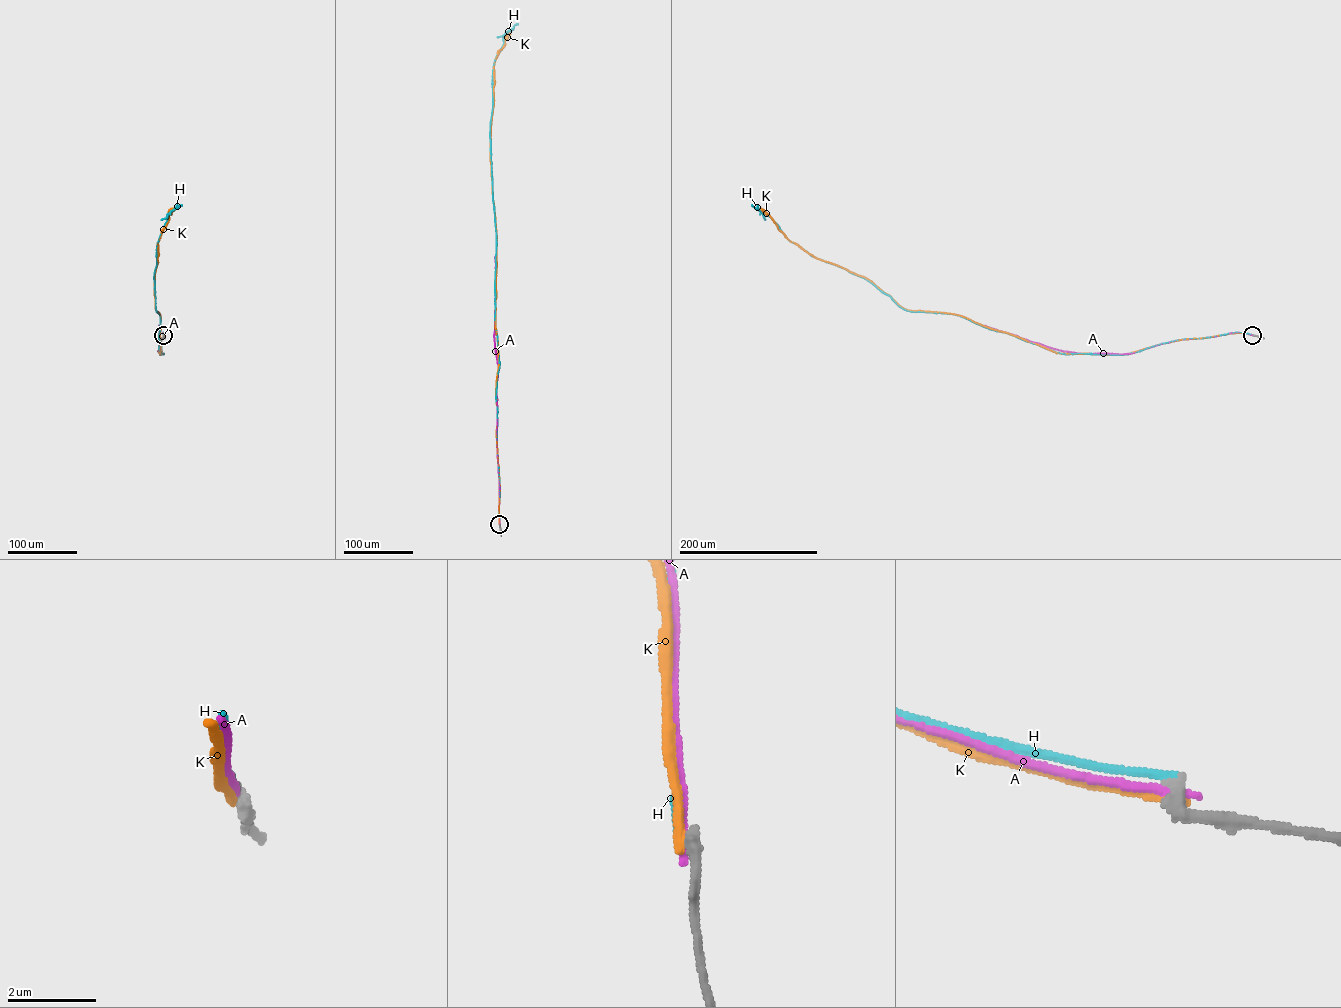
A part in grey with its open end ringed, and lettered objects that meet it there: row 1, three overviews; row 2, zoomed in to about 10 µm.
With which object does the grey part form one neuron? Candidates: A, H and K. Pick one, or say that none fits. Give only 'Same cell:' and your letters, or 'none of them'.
Same cell: none of them

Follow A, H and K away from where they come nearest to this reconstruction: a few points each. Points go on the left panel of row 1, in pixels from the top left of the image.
A: (163, 335), (160, 354), (159, 325)
H: (163, 334), (160, 354), (163, 354), (159, 348), (160, 318), (153, 277), (156, 246), (167, 214), (182, 204)
K: (163, 335), (160, 354), (154, 276), (157, 242), (168, 211), (172, 211)

